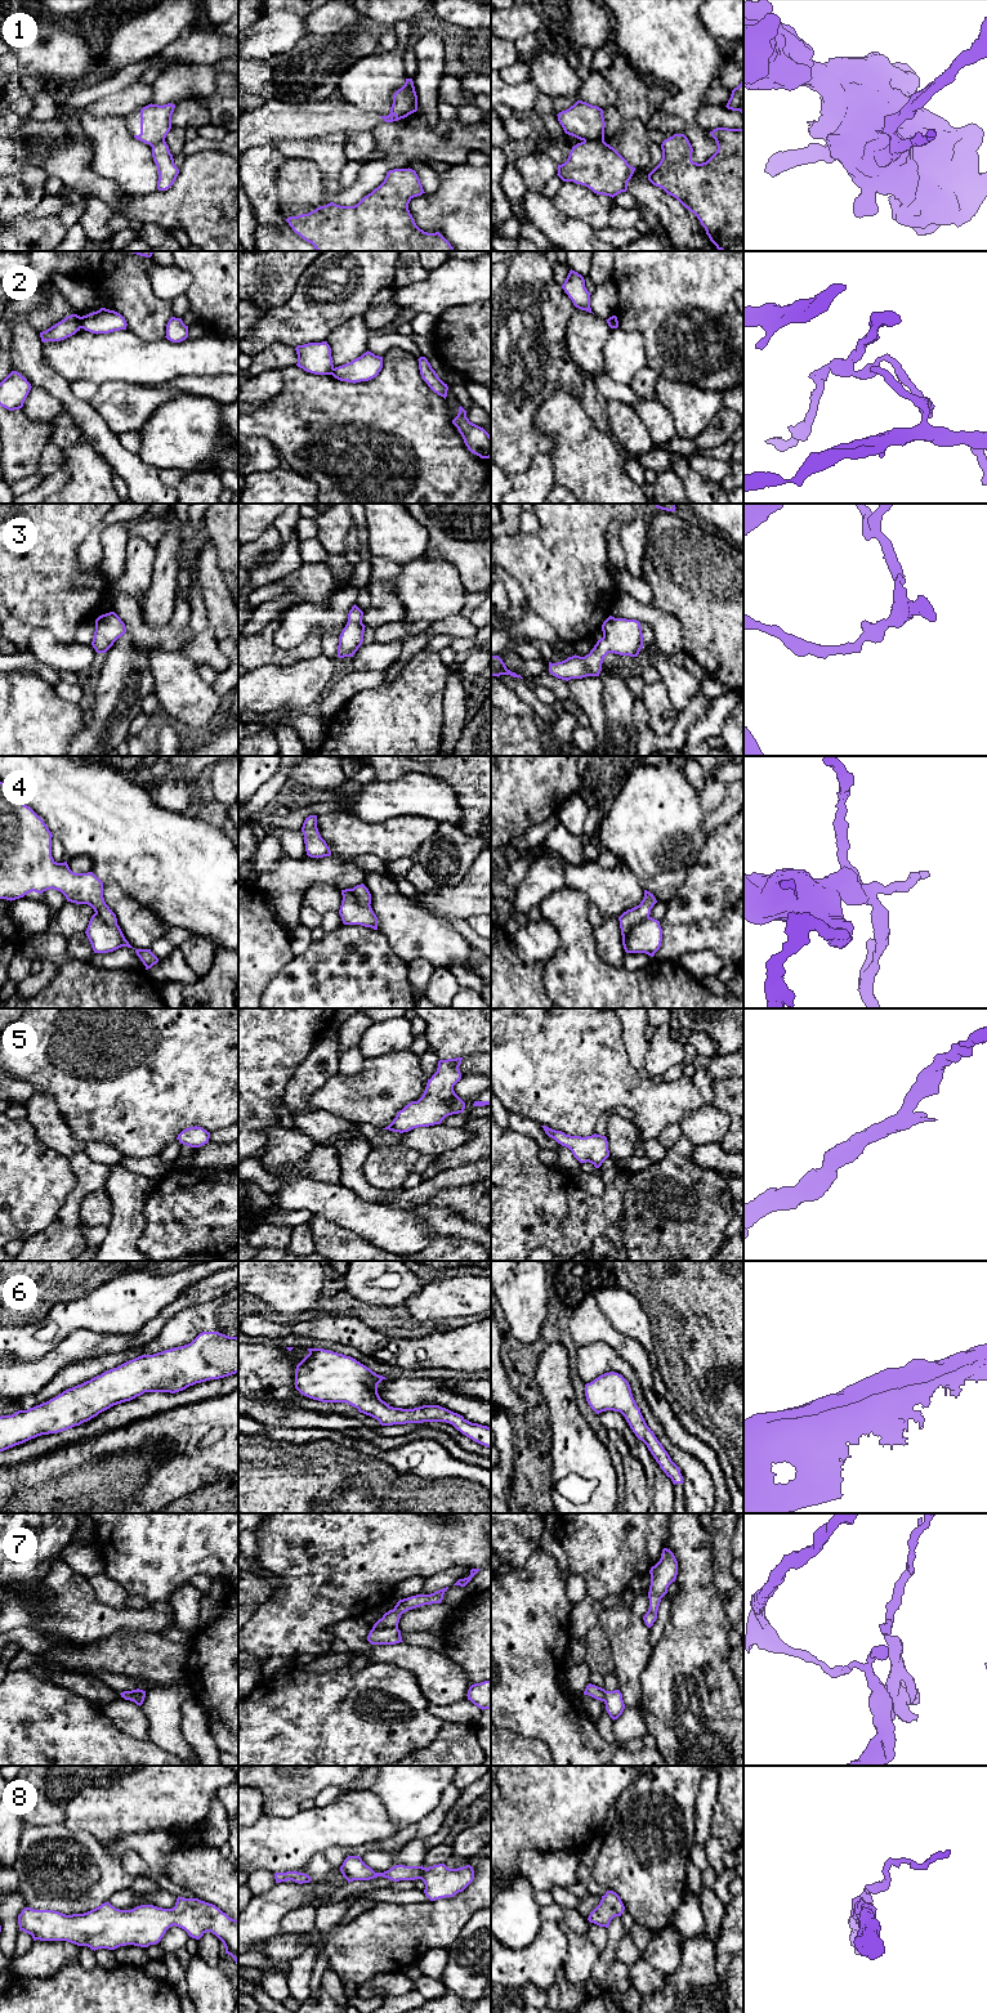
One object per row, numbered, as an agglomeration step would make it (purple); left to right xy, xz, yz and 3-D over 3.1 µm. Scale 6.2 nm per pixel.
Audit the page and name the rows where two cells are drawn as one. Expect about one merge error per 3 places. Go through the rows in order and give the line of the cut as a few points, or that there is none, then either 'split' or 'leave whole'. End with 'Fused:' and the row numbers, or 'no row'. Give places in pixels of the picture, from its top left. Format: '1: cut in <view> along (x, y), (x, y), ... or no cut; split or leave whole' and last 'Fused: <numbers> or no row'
1: cut in yz along (603, 141), (584, 142); split
2: cut in xy along (80, 317), (81, 327); split
3: no cut; leave whole
4: cut in yz along (648, 916), (635, 924), (622, 936); split
5: no cut; leave whole
6: no cut; leave whole
7: cut in xz along (397, 1625), (373, 1629); split
8: no cut; leave whole
Fused: 1, 2, 4, 7

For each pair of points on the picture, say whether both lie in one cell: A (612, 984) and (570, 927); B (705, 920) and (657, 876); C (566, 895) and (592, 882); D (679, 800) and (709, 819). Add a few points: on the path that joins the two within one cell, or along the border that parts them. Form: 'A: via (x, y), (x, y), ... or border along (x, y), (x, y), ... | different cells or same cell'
A: via (598, 970), (577, 949), (577, 942) | same cell
B: border along (692, 867), (686, 881), (666, 902) | different cells
C: border along (565, 885), (579, 889), (589, 902) | different cells
D: border along (702, 815), (702, 828), (708, 836) | different cells

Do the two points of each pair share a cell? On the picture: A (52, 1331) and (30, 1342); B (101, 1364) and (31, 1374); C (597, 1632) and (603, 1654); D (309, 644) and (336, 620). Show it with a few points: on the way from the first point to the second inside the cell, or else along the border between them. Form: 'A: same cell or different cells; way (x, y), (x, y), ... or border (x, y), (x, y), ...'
A: same cell; way (47, 1334), (35, 1340)
B: different cells; border (89, 1359), (77, 1359), (67, 1364), (39, 1391)
C: same cell; way (597, 1637), (598, 1649)
D: different cells; border (321, 634), (317, 631), (311, 633), (294, 648)

